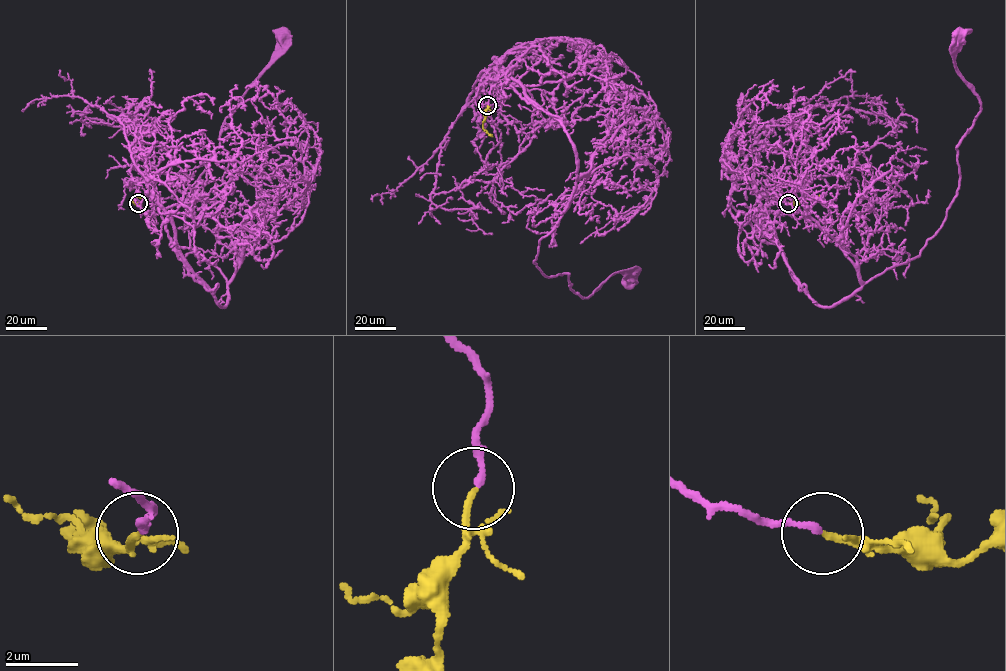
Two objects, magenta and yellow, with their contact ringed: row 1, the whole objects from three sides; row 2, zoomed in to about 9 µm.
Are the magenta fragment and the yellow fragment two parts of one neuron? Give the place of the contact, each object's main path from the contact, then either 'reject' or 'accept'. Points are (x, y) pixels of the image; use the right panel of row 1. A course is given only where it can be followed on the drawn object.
at (788, 203); magenta runs (788, 202), (757, 198), (816, 303), (919, 255), (980, 111), (957, 36); yellow runs (788, 202), (803, 202), (819, 195); accept

